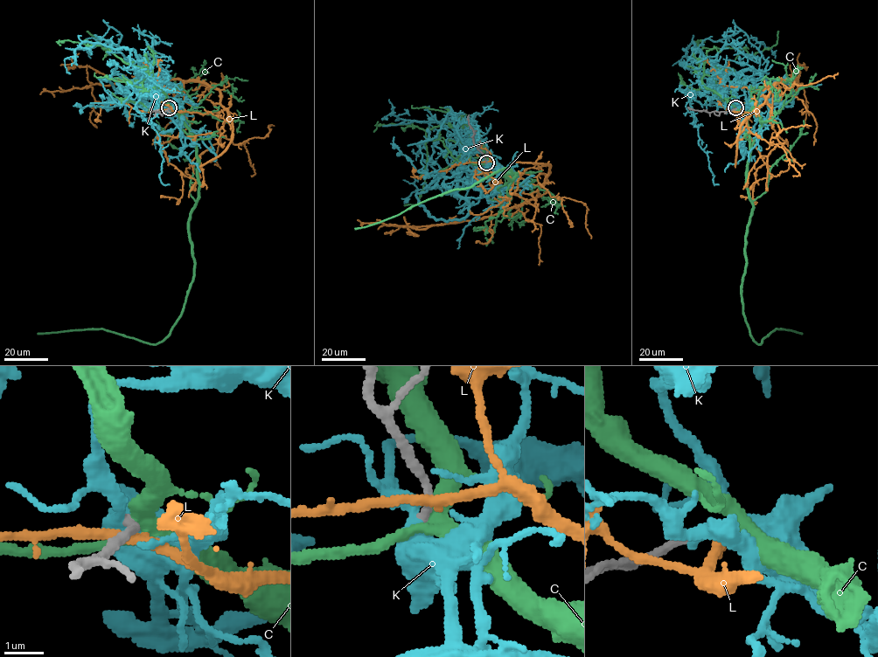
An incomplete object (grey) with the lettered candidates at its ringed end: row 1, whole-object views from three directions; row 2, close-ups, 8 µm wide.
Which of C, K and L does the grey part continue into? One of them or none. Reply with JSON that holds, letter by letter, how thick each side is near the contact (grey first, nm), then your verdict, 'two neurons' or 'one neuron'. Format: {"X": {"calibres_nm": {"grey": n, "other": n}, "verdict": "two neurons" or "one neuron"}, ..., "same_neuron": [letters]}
{"C": {"calibres_nm": {"grey": 220, "other": 360}, "verdict": "two neurons"}, "K": {"calibres_nm": {"grey": 200, "other": 440}, "verdict": "two neurons"}, "L": {"calibres_nm": {"grey": 260, "other": 260}, "verdict": "two neurons"}, "same_neuron": []}

